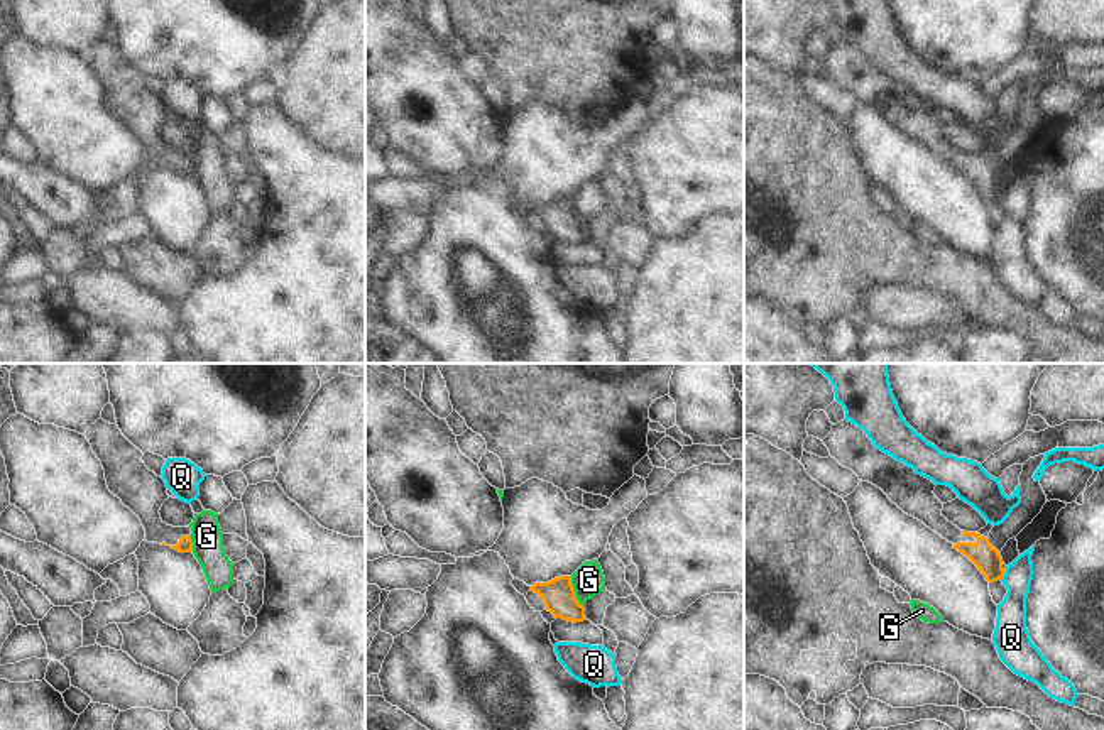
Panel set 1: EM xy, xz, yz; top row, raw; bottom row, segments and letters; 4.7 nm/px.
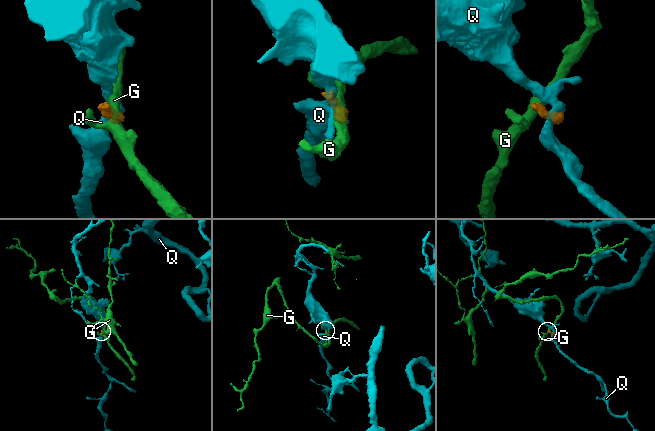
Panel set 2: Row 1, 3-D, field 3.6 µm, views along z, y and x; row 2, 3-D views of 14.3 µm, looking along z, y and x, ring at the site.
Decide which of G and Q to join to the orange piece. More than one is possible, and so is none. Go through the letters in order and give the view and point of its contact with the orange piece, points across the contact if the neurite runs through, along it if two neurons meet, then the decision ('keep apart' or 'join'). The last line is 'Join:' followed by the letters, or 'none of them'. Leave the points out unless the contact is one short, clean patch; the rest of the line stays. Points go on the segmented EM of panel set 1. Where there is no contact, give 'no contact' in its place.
G: contact xz (573, 592); border xz (570, 577), (573, 595), (584, 607); keep apart
Q: contact yz (1003, 575); border yz (1006, 570), (1001, 580); keep apart
Join: none of them

